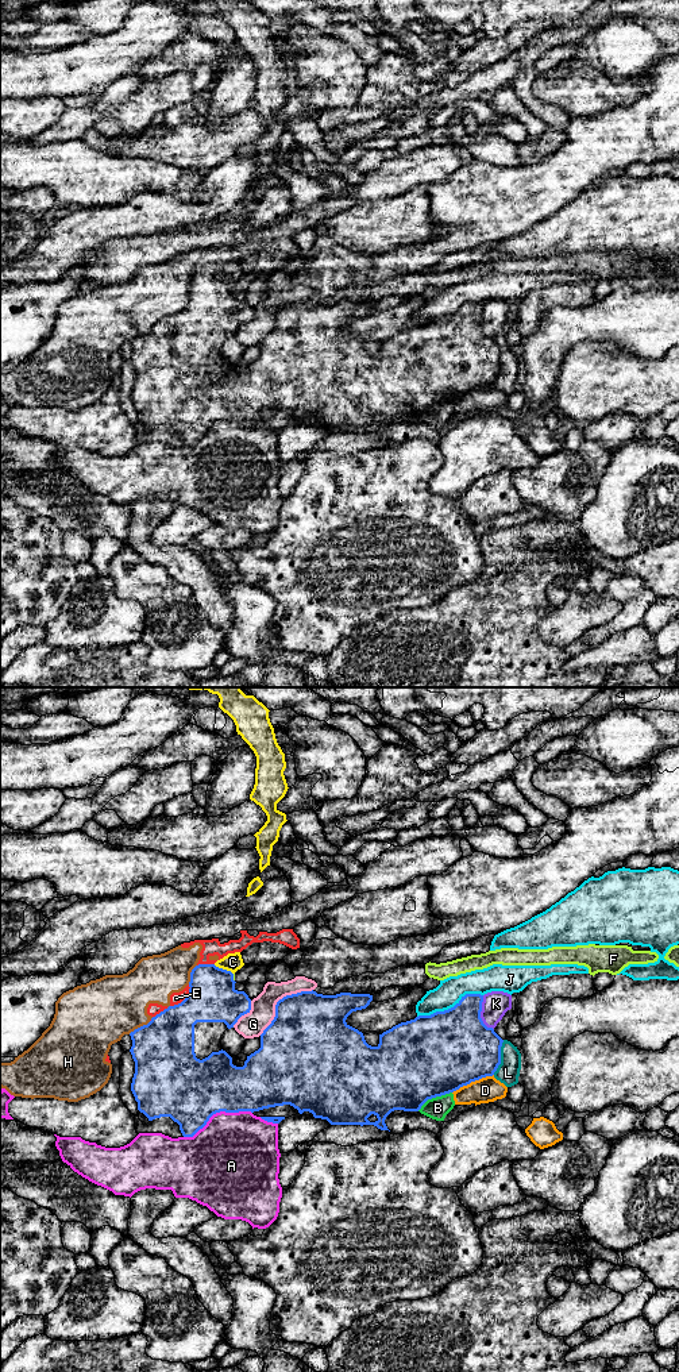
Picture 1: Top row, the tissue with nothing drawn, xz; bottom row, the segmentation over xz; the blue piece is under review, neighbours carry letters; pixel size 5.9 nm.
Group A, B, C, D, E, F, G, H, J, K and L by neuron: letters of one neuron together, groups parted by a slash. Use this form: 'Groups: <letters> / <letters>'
Groups: A / B / C / D / E H / F / G / J / K / L

